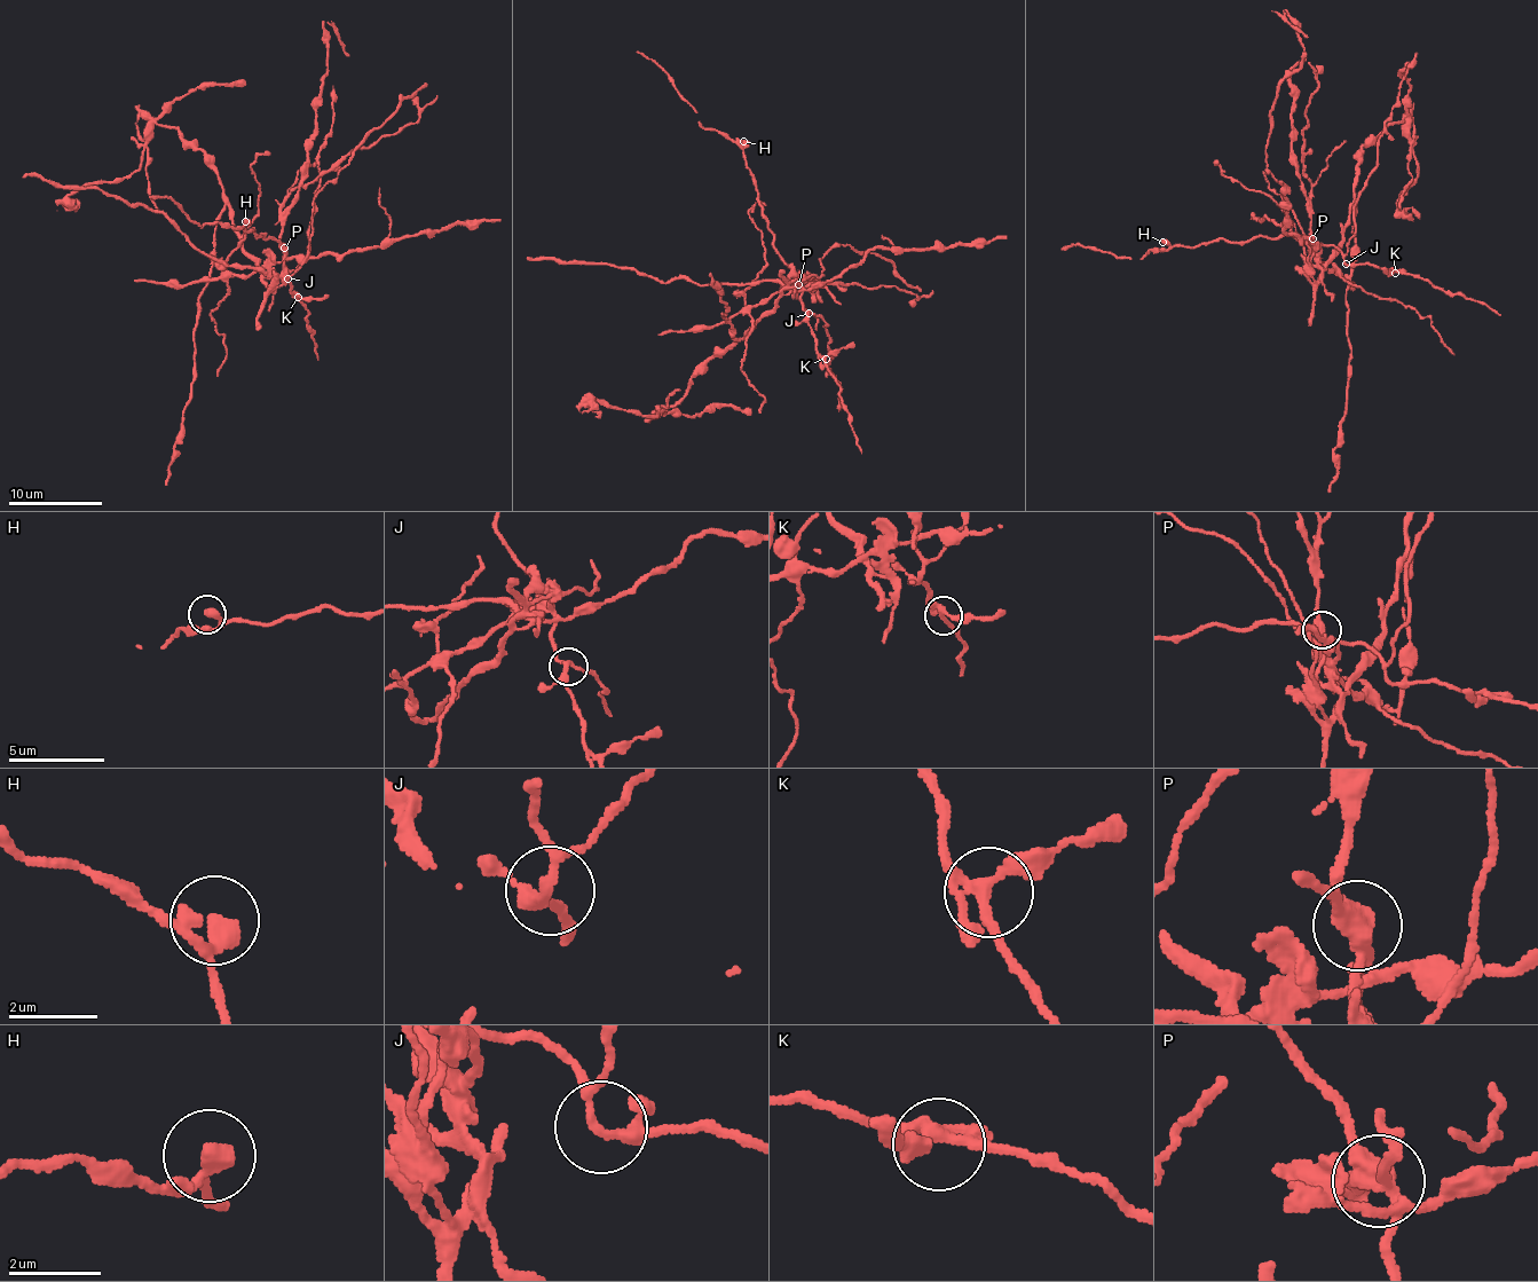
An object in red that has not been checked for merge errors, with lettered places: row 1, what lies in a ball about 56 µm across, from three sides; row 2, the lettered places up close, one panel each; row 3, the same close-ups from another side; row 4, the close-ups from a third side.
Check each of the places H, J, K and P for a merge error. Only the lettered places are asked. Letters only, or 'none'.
P

